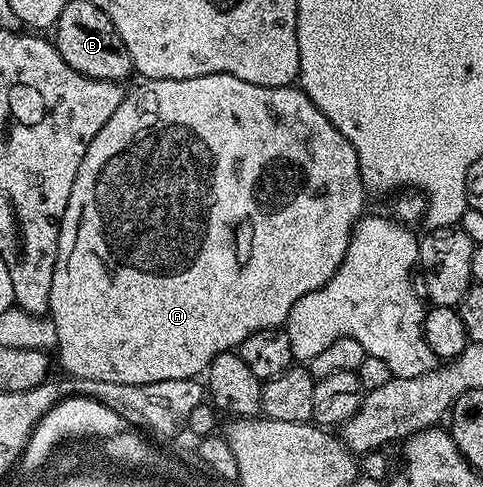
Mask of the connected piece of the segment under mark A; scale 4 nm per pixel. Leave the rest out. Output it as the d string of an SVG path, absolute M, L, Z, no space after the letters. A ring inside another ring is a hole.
M208 74L199 76L191 80L163 80L162 78L151 78L140 83L132 91L126 93L119 108L111 112L111 120L99 128L99 136L91 140L87 152L83 156L83 164L79 164L79 172L75 176L75 184L71 184L71 200L67 200L67 208L63 212L61 221L61 231L59 232L59 248L57 249L57 259L55 260L55 276L51 280L51 292L49 293L48 317L52 318L57 329L57 344L55 362L62 366L64 373L70 378L82 378L84 382L91 380L103 380L107 384L131 384L132 386L142 386L143 384L159 384L159 380L183 380L184 378L197 378L208 371L210 364L215 360L215 356L228 354L236 351L247 336L251 336L260 330L276 330L284 327L289 319L291 308L307 292L315 292L335 276L339 264L343 264L343 256L349 247L349 241L353 238L353 228L357 221L366 213L365 197L367 191L361 173L359 172L359 160L355 148L351 148L351 140L315 108L315 104L306 95L305 91L292 86L256 86L247 84L247 80L239 80L239 76L227 76L226 74Z

